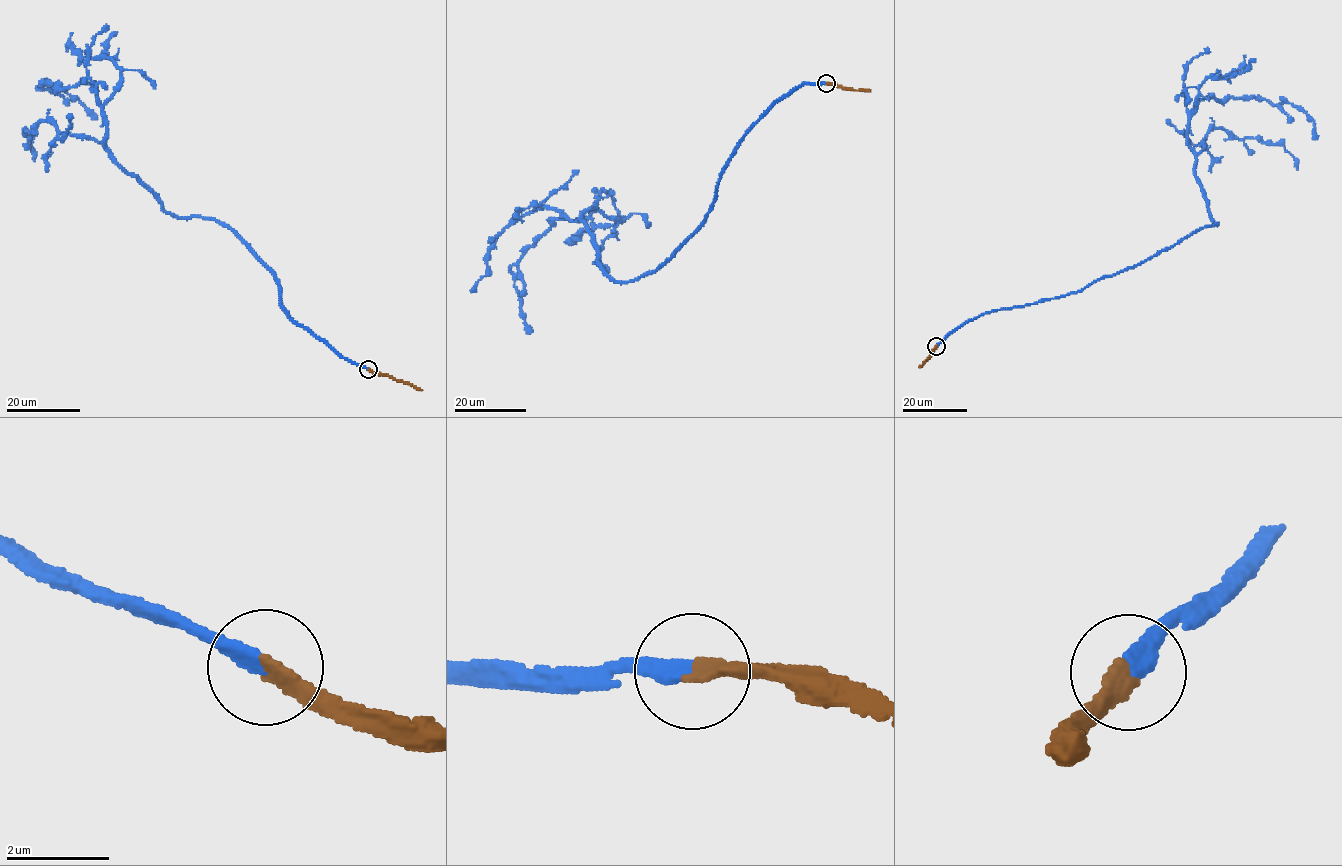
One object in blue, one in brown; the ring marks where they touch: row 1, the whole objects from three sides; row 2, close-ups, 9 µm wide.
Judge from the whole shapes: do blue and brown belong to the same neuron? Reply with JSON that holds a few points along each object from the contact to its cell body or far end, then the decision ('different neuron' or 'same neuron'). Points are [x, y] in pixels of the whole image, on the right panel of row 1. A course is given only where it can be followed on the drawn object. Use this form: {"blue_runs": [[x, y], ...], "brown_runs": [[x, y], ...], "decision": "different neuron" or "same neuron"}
{"blue_runs": [[937, 346], [975, 317], [1087, 287], [1218, 223], [1187, 143], [1199, 100], [1293, 104], [1311, 117], [1314, 139]], "brown_runs": [[937, 346], [919, 367]], "decision": "same neuron"}

